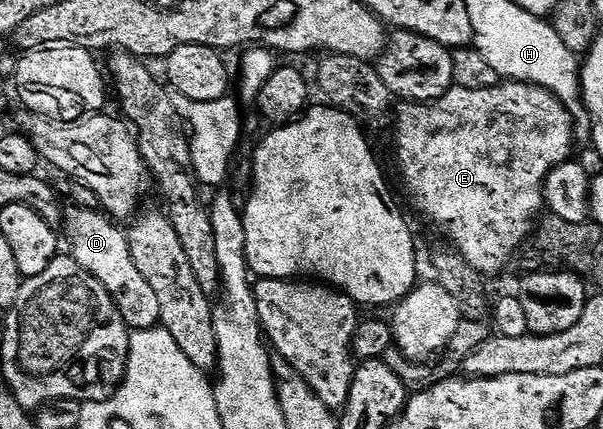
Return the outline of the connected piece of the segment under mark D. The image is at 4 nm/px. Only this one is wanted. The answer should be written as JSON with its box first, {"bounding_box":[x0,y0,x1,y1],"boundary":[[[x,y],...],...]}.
{"bounding_box":[62,208,162,330],"boundary":[[[70,208],[62,217],[63,228],[68,228],[68,233],[72,236],[72,249],[70,255],[98,283],[106,287],[108,294],[114,299],[122,319],[128,324],[129,330],[155,329],[160,325],[160,312],[162,303],[158,303],[158,294],[152,290],[150,283],[138,271],[134,259],[130,255],[130,243],[128,234],[122,228],[119,229],[117,222],[113,218],[97,210]]]}

